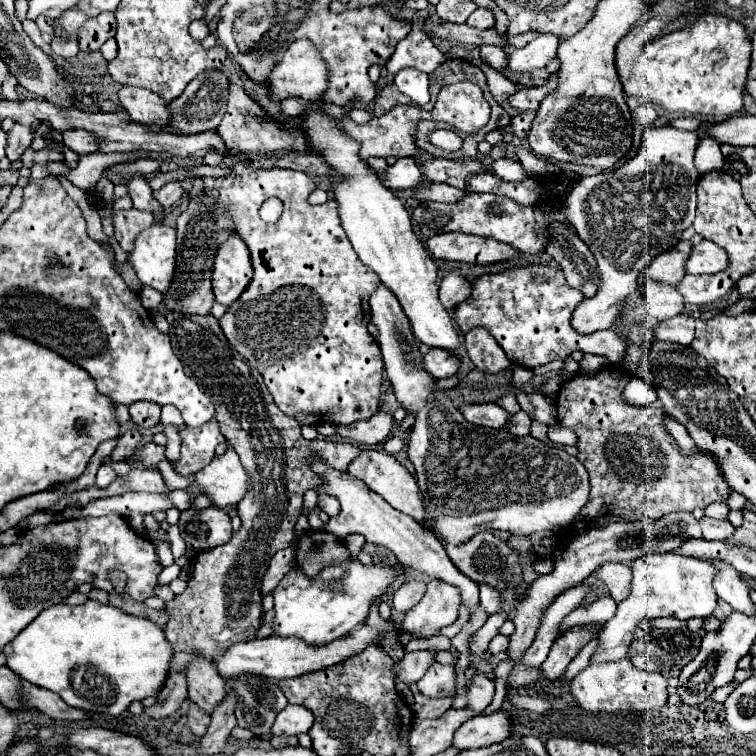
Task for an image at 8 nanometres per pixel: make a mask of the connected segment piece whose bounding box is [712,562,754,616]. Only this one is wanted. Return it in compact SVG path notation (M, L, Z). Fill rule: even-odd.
M712 562L712 566L716 568L714 588L716 588L718 598L726 600L738 612L744 612L748 616L754 614L754 604L750 600L750 592L744 586L736 568L728 562Z

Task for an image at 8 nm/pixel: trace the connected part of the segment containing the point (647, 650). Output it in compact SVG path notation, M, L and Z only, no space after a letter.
M652 630L630 644L628 658L638 670L682 670L698 652L700 636L690 630Z

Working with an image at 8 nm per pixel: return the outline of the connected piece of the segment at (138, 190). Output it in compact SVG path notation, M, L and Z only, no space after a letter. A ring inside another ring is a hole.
M134 176L134 178L128 182L128 194L130 194L132 202L134 202L134 208L152 212L156 220L164 220L166 210L156 202L156 198L154 198L154 194L152 194L152 188L148 186L148 182L146 182L142 176Z

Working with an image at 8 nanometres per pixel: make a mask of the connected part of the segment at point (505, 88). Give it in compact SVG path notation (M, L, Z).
M480 58L472 60L472 64L474 64L474 66L478 66L478 68L484 72L484 76L486 76L486 80L488 80L488 86L490 86L490 90L492 90L494 98L500 102L500 106L502 106L510 116L520 114L518 110L514 110L514 108L506 102L506 98L508 98L510 94L514 94L514 92L516 92L516 84L514 84L514 82L510 82L506 76L498 74L494 68L486 66Z

